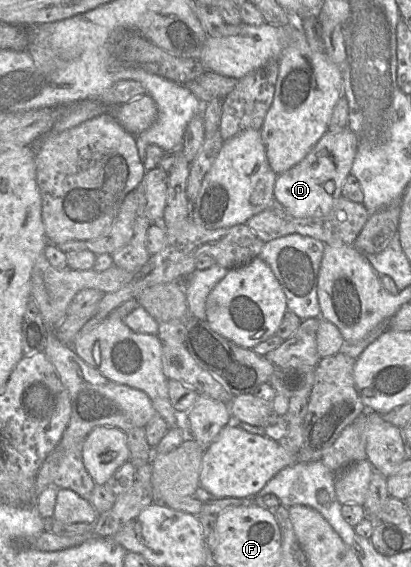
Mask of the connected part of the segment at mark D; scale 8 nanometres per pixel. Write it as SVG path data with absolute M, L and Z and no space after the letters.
M348 128L326 134L294 167L277 175L274 199L295 217L319 217L327 214L335 201L342 196L342 188L351 173L357 152L357 139Z

